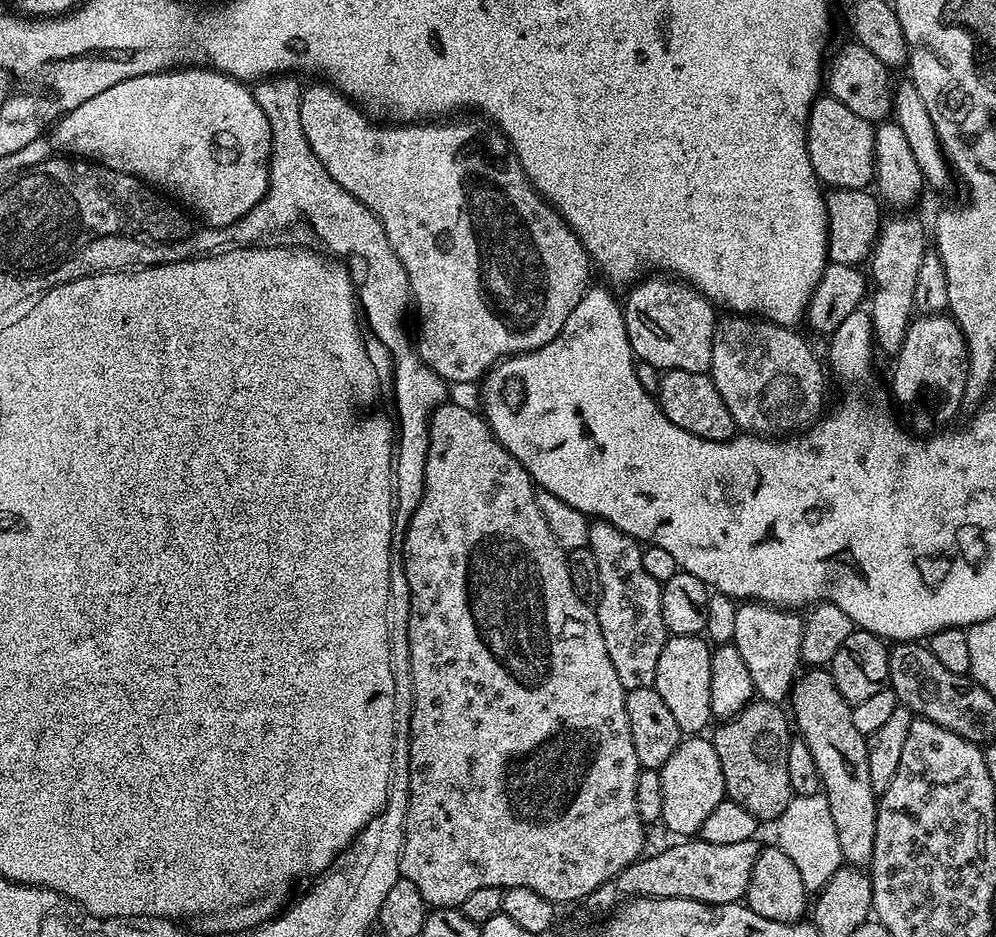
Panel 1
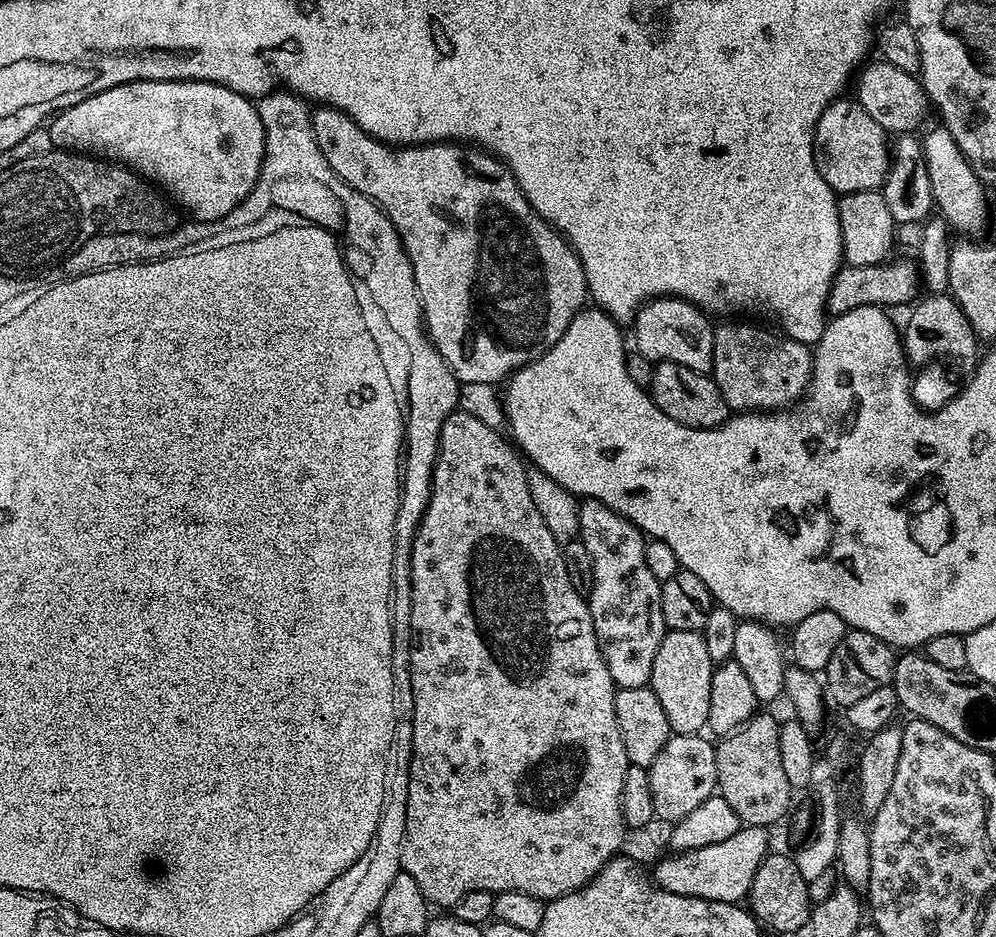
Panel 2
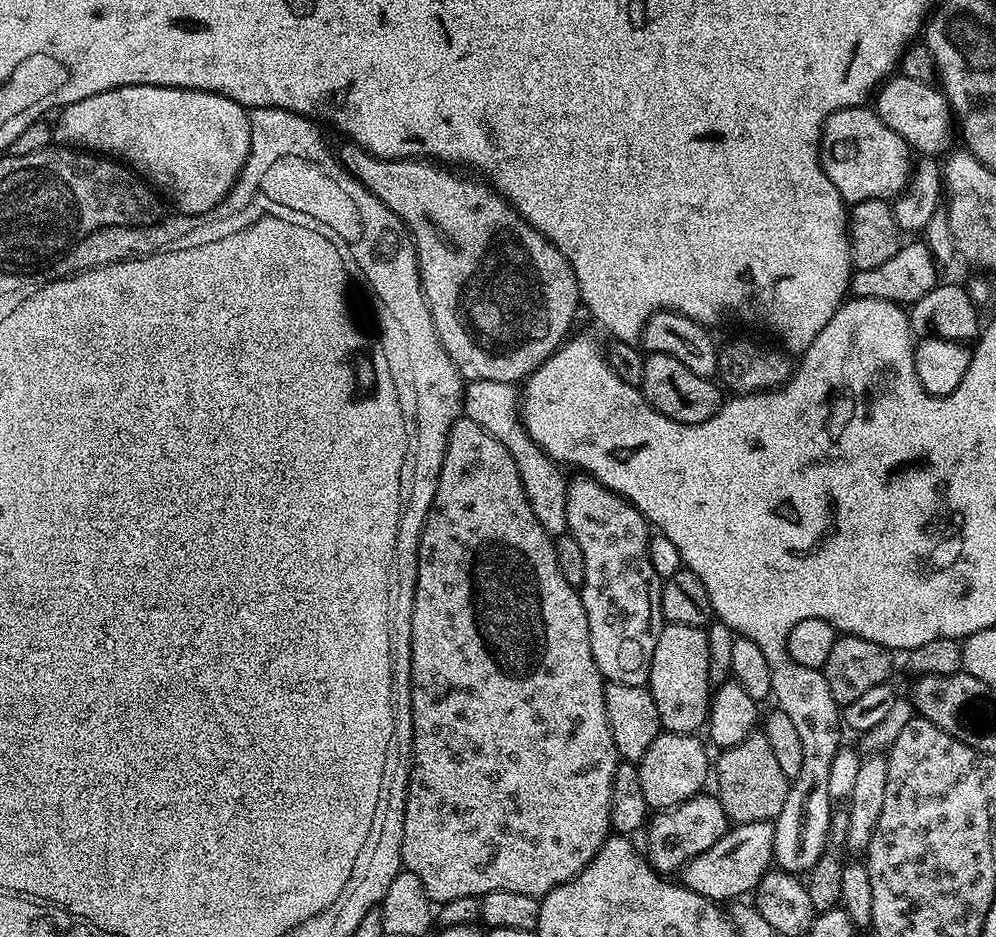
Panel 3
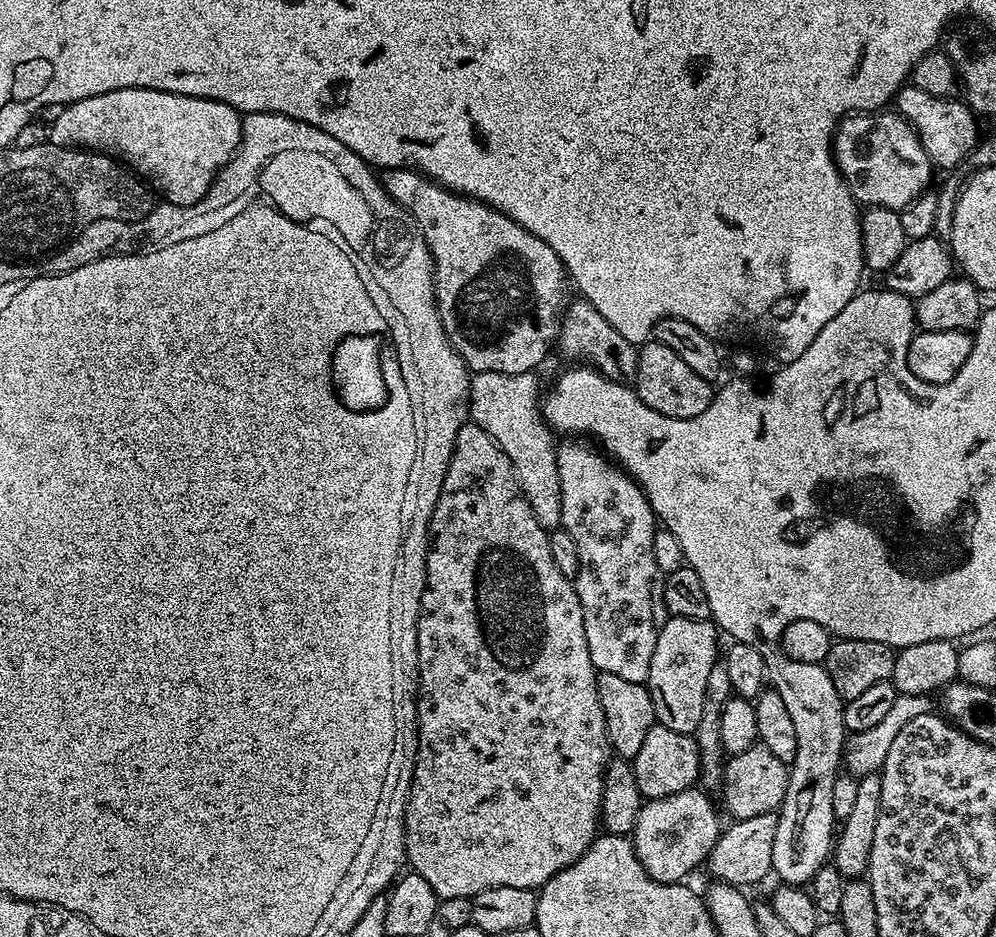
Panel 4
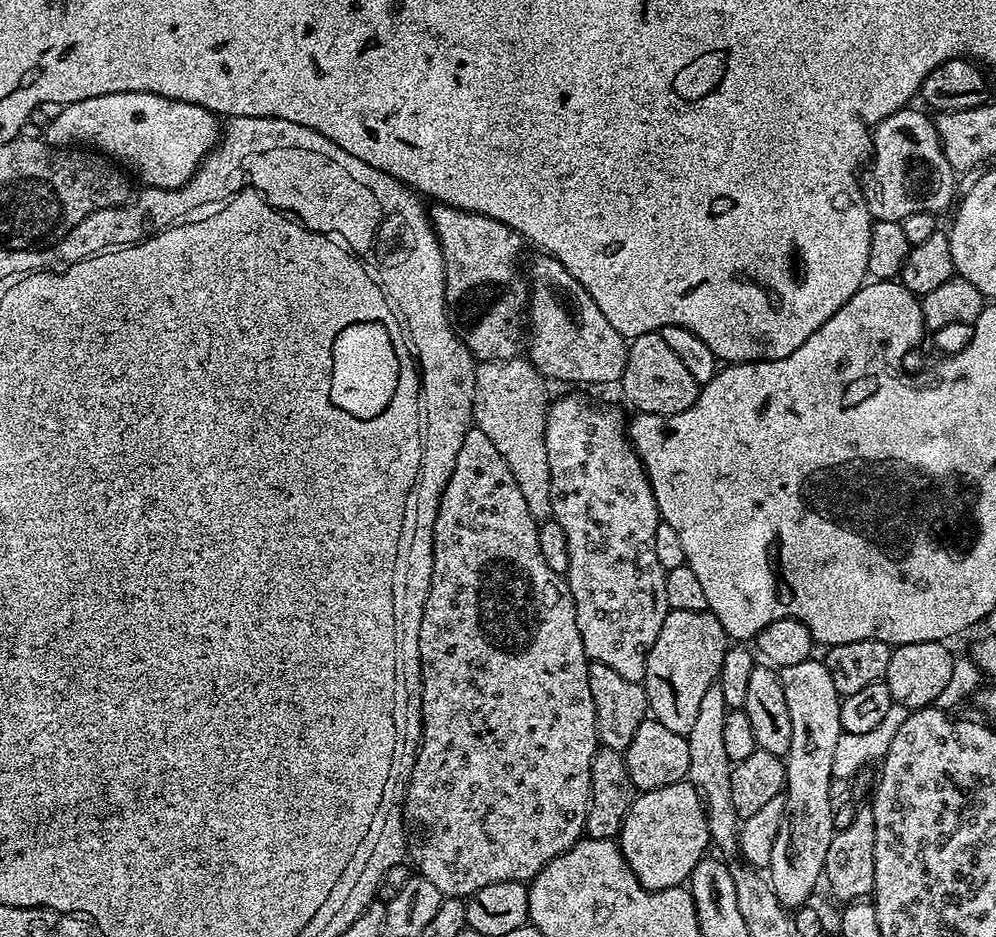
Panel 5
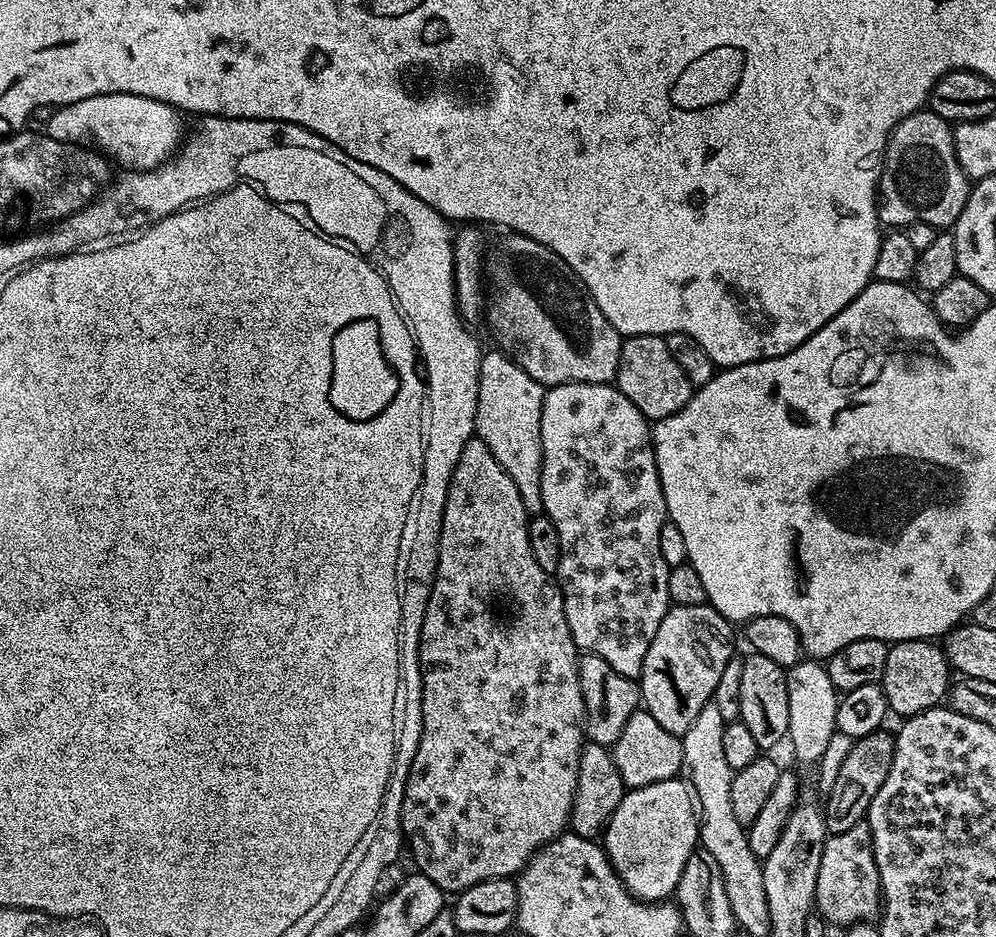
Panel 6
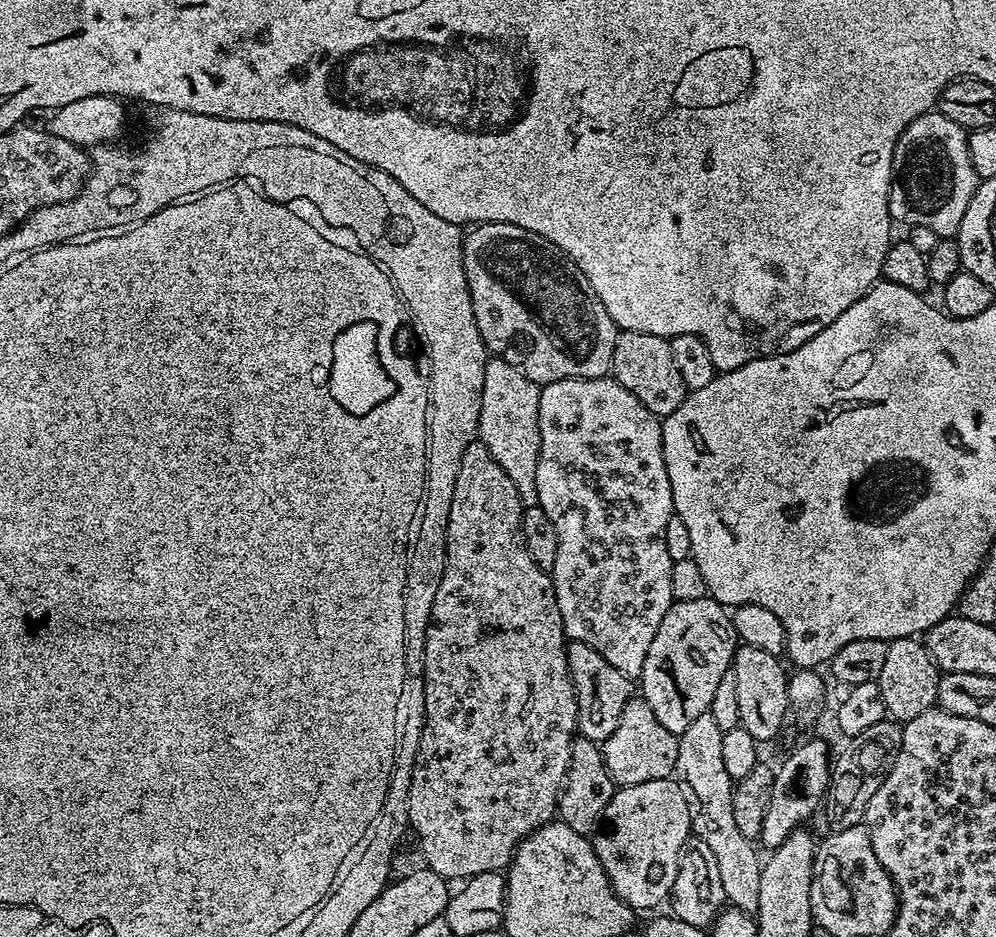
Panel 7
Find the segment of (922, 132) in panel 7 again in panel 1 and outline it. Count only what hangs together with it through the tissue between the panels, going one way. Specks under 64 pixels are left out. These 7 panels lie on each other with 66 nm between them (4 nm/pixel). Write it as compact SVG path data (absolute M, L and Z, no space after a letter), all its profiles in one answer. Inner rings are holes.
M827 94L817 96L808 116L808 153L812 170L821 185L834 188L867 189L874 180L872 154L873 121L858 118L850 106L842 106L838 98Z

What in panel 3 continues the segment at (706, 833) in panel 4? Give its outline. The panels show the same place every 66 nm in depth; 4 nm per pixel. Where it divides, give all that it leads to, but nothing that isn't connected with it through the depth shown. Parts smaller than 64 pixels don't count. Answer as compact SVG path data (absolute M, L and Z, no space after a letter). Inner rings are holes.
M715 794L693 796L677 808L669 808L651 817L646 828L646 859L661 874L679 873L688 861L702 854L702 850L710 850L710 846L714 846L718 838L725 836L729 827L730 821L726 810L722 810L722 802Z

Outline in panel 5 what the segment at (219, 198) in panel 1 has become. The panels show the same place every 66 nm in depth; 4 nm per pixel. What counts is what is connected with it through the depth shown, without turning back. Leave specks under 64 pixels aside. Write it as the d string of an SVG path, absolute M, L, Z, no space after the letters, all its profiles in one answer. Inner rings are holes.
M145 92L102 94L98 98L86 98L82 102L63 105L57 112L60 113L42 132L46 143L54 145L55 148L83 146L115 158L125 169L133 168L137 178L145 180L143 183L150 188L181 188L200 168L204 157L216 147L222 135L222 124L215 112L202 106L194 106L190 102L178 102Z

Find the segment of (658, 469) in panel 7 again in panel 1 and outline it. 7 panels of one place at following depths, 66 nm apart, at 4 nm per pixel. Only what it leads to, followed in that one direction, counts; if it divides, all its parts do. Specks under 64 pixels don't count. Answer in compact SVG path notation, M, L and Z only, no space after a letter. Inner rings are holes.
M596 518L588 526L588 546L598 561L600 598L594 605L606 654L618 670L618 682L625 690L650 688L656 682L658 654L670 633L662 622L661 581L650 578L642 566L642 545L610 522Z

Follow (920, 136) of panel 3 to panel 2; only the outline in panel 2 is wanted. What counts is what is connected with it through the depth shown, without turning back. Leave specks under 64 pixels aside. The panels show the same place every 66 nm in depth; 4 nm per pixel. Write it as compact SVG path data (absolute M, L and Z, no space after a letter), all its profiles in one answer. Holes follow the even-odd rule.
M877 59L877 64L868 62L859 69L854 80L856 103L882 126L889 134L912 134L917 131L916 126L921 122L922 116L930 112L930 101L924 92L924 85L913 73L898 70L898 66L888 63L887 60Z

